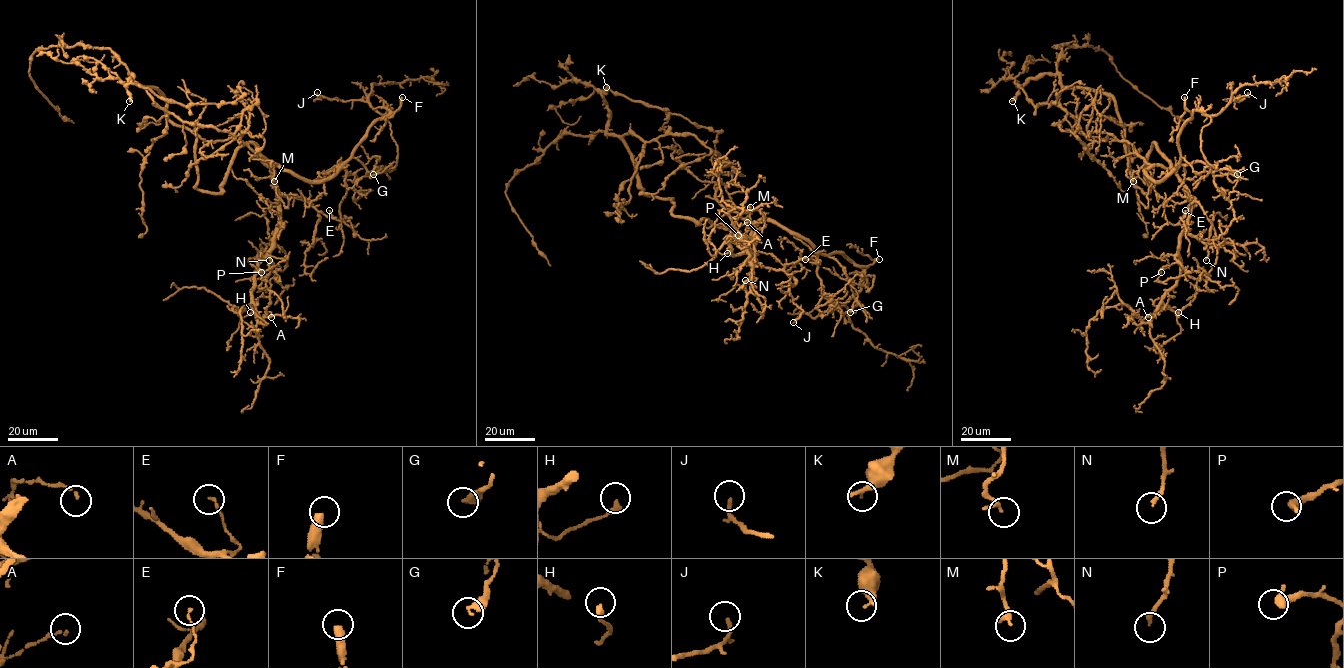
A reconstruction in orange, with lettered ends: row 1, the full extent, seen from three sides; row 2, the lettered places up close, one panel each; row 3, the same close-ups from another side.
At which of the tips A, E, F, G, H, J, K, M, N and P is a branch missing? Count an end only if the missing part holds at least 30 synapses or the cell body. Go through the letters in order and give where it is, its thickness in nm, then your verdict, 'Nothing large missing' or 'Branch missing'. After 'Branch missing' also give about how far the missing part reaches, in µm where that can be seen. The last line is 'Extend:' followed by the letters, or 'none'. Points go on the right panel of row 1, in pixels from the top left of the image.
A: Place: (1148, 317). Thickness 110 nm. Nothing large missing
E: Place: (1185, 210). Thickness 120 nm. Nothing large missing
F: Place: (1184, 97). Thickness 440 nm. Branch missing. Missing length about 35 µm
G: Place: (1237, 174). Thickness 320 nm. Nothing large missing
H: Place: (1178, 312). Thickness 280 nm. Nothing large missing
J: Place: (1247, 92). Thickness 140 nm. Nothing large missing
K: Place: (1012, 101). Thickness 260 nm. Branch missing. Missing length about 15 µm
M: Place: (1133, 181). Thickness 240 nm. Nothing large missing
N: Place: (1206, 260). Thickness 180 nm. Nothing large missing
P: Place: (1161, 272). Thickness 460 nm. Nothing large missing
Extend: F, K

